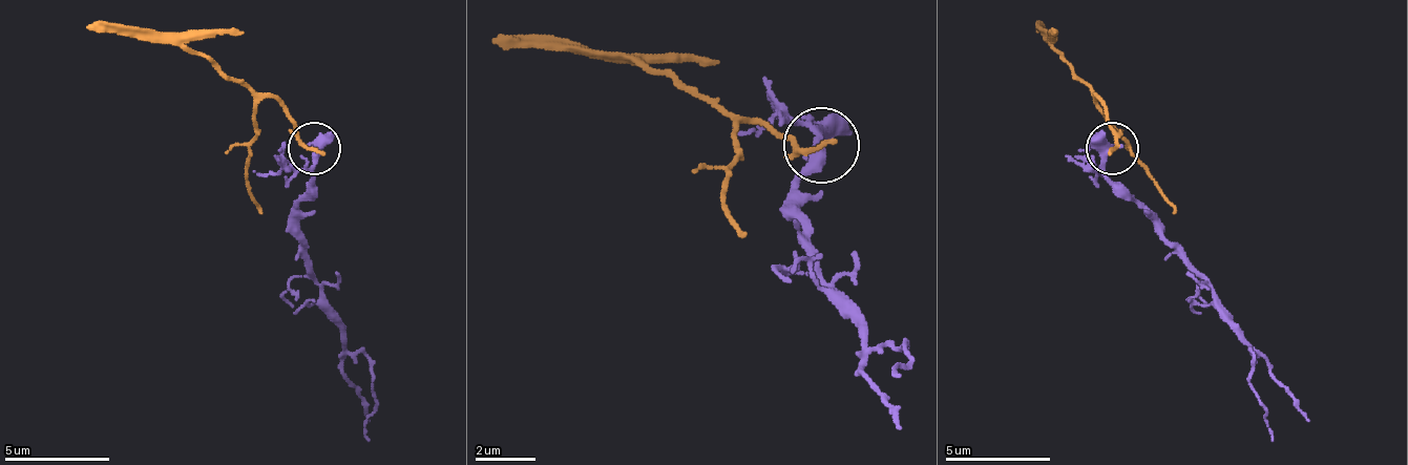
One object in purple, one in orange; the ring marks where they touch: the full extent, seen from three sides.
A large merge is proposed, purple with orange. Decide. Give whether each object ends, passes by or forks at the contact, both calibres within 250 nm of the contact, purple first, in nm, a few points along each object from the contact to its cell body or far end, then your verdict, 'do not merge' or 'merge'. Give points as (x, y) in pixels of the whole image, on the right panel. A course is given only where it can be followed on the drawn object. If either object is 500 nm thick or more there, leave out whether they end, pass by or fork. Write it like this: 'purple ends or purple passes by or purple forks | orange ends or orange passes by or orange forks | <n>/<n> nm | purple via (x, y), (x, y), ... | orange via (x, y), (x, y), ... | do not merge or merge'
purple forks | orange ends | 300/240 nm | purple via (1113, 149), (1102, 170), (1139, 207), (1255, 359), (1249, 390), (1265, 406), (1270, 443) | orange via (1113, 149), (1108, 107), (1039, 28) | do not merge

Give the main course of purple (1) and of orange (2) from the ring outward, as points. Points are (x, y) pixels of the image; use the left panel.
1: (316, 149), (316, 191), (300, 207), (300, 259), (342, 343), (369, 359), (374, 390), (369, 443)
2: (316, 149), (274, 97), (253, 97), (180, 44), (85, 28)

